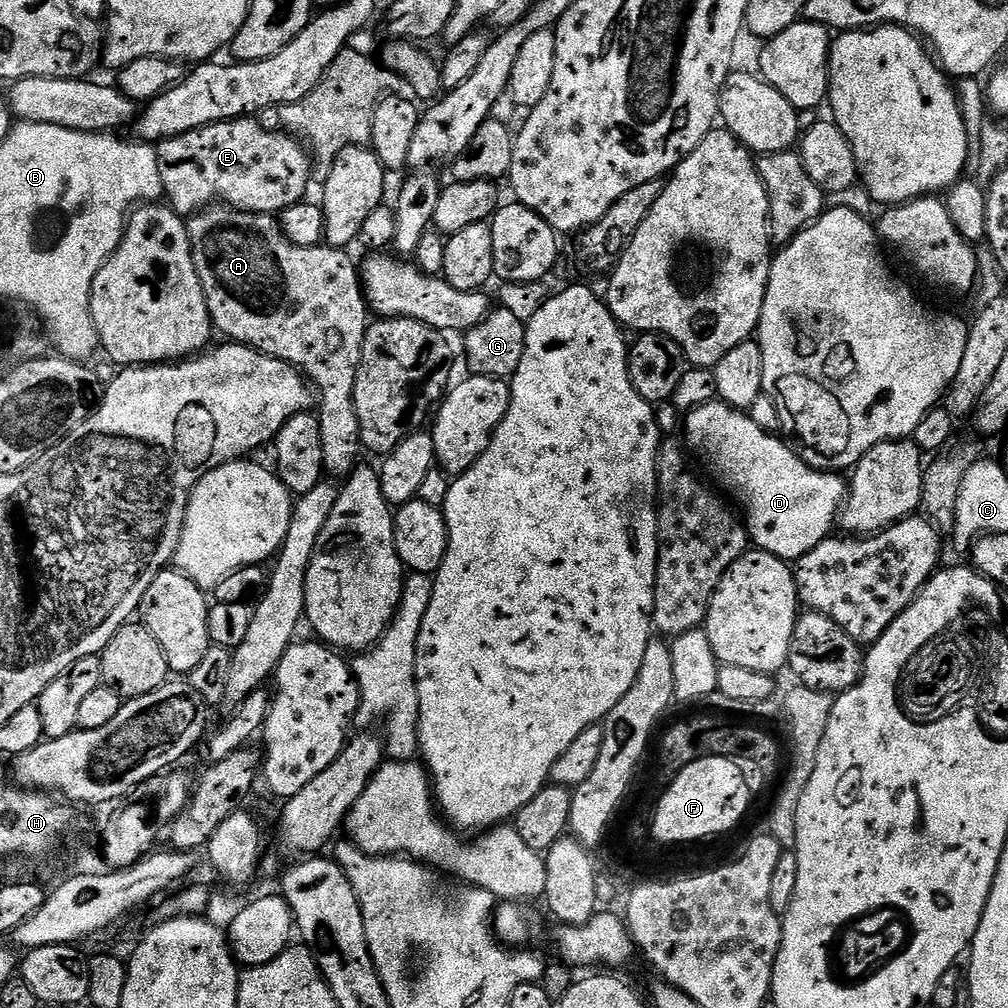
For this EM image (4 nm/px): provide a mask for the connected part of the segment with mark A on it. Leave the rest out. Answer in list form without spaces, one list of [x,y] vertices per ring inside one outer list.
[[[209,206],[197,211],[187,225],[194,266],[206,294],[206,306],[215,331],[219,335],[221,332],[229,341],[246,344],[279,360],[287,360],[300,369],[318,392],[320,387],[318,415],[324,471],[332,478],[351,476],[361,463],[362,445],[360,423],[354,406],[354,386],[356,371],[360,369],[364,335],[370,323],[370,309],[358,264],[347,256],[349,253],[343,248],[294,246],[294,242],[284,237],[279,219],[267,212],[240,212],[227,206]]]

